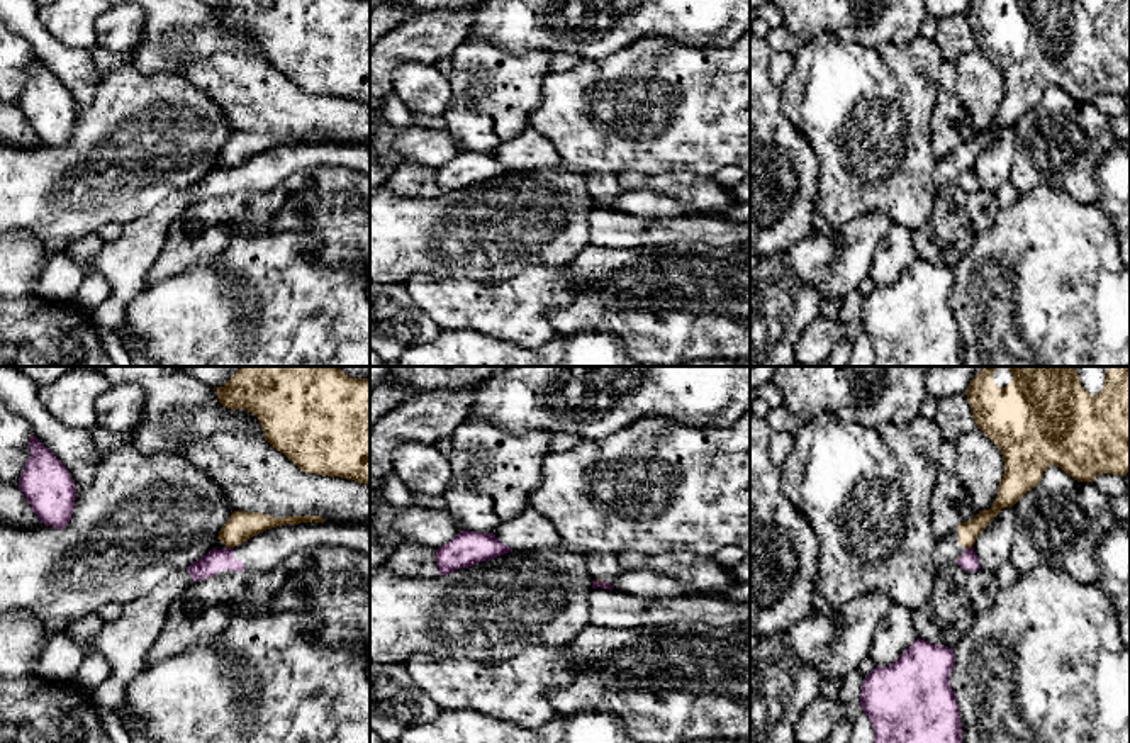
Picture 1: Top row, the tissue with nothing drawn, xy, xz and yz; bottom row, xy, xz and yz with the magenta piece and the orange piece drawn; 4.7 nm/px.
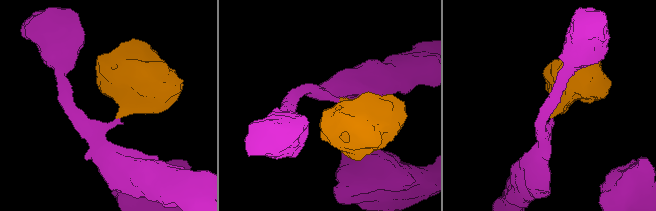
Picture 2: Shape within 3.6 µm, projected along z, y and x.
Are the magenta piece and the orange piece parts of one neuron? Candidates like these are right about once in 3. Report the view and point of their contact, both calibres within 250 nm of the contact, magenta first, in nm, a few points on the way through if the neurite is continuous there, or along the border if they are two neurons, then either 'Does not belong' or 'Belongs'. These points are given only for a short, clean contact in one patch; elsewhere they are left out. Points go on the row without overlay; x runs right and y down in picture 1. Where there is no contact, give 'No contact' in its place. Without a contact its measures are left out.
Touches magenta at yz (969, 168). Thickness 90 nm (magenta) against 100 nm. Boundary: yz (966, 167), (971, 168). Does not belong

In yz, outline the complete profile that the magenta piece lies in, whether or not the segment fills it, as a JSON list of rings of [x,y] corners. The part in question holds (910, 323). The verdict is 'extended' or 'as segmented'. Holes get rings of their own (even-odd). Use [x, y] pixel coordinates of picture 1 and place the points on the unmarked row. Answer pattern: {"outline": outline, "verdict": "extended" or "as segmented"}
{"outline": [[[916,260],[889,287],[865,299],[860,326],[874,348],[874,366],[964,366],[950,292],[954,270]]], "verdict": "as segmented"}

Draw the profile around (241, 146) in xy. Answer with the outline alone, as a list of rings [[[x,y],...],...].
[[[234,131],[229,141],[219,151],[217,159],[221,159],[227,168],[234,168],[249,158],[287,144],[300,144],[300,142],[324,142],[326,139],[319,136],[287,136],[287,137],[275,137],[260,132],[244,132]]]

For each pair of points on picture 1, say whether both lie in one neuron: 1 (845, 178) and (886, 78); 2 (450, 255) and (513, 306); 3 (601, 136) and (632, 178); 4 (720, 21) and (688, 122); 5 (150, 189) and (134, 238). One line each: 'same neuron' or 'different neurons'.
1: same neuron
2: different neurons
3: different neurons
4: different neurons
5: different neurons

